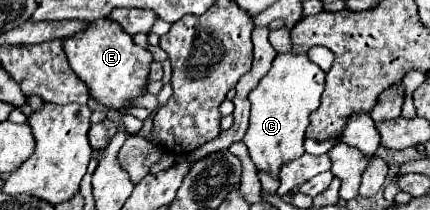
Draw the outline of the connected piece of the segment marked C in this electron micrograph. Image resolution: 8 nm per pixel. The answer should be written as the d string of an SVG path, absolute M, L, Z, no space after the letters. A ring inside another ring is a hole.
M277 54L271 70L251 90L251 124L243 138L249 148L249 156L257 170L277 176L281 166L305 154L303 140L309 126L309 116L319 106L319 98L325 84L325 72L309 60L307 54Z

